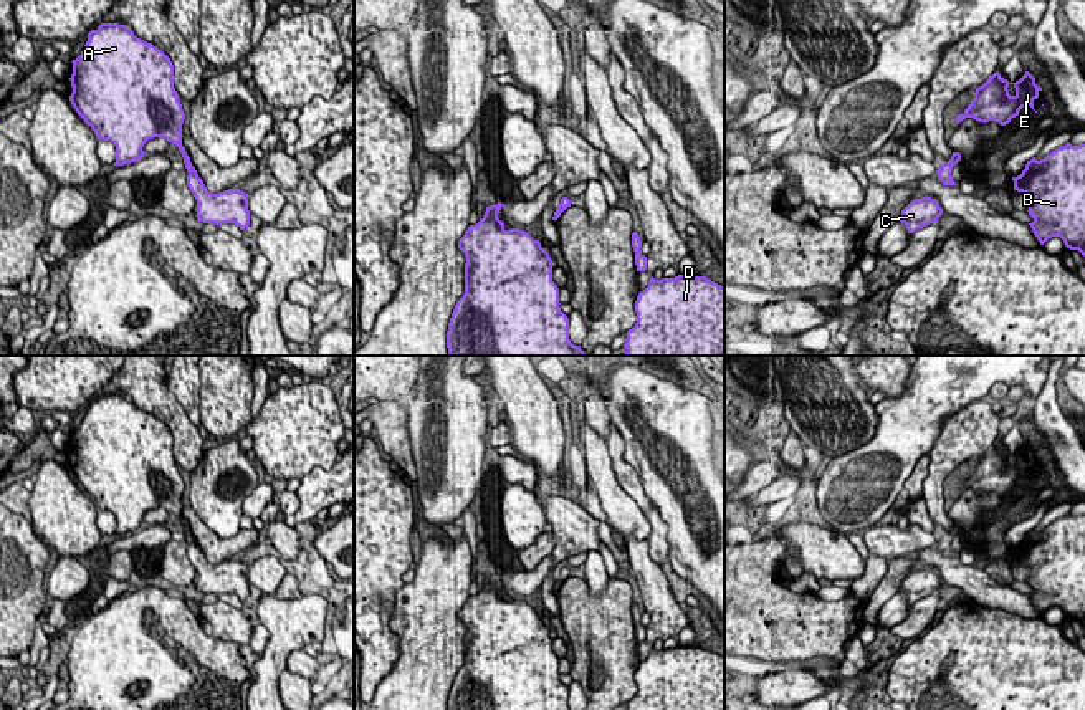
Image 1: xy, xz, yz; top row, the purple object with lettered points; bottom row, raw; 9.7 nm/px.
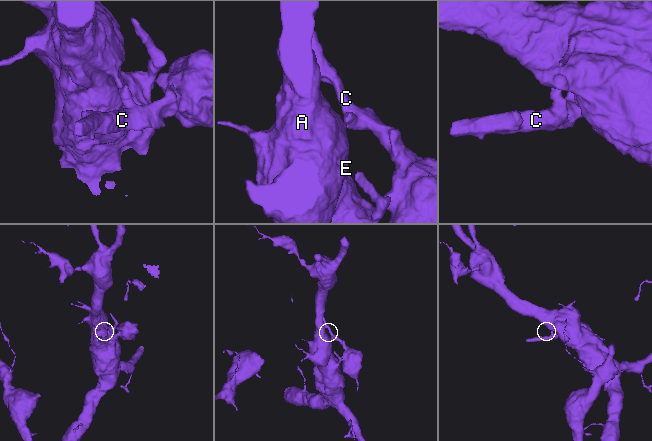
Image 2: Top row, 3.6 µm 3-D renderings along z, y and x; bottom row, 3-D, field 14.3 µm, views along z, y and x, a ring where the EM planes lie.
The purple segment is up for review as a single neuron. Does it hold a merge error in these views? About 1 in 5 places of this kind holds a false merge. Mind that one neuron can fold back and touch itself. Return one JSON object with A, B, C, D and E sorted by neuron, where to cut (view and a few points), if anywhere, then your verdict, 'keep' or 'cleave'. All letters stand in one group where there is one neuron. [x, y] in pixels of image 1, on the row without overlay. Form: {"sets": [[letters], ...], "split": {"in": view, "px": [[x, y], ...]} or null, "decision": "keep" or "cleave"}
{"sets": [["A", "B", "E"], ["C", "D"]], "split": {"in": "xy", "px": [[191, 533], [186, 537]]}, "decision": "cleave"}

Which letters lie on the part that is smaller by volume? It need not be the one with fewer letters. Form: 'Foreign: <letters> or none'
Foreign: C, D

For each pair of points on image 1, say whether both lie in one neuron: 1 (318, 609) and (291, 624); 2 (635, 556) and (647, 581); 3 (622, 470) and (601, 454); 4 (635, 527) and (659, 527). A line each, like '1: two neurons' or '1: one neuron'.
1: one neuron
2: one neuron
3: two neurons
4: two neurons

